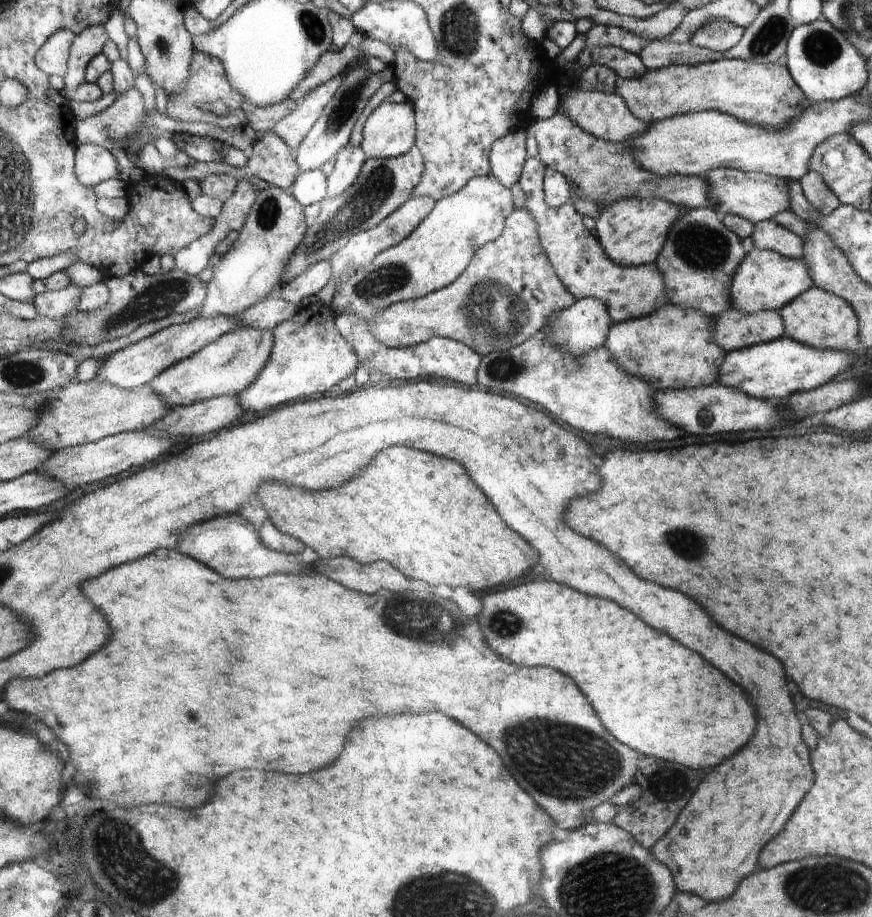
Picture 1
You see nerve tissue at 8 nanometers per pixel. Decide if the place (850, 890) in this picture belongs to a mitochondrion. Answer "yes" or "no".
yes

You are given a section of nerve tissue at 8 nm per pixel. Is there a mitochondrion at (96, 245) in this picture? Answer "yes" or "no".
no

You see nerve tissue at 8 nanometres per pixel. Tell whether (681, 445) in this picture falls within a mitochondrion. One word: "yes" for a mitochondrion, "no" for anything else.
no

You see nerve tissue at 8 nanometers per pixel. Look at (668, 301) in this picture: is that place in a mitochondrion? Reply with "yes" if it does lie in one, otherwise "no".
no

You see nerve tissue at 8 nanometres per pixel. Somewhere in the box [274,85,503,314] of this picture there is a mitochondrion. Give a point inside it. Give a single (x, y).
(365, 200)

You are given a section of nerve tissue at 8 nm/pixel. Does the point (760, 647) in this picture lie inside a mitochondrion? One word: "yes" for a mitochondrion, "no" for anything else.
no

